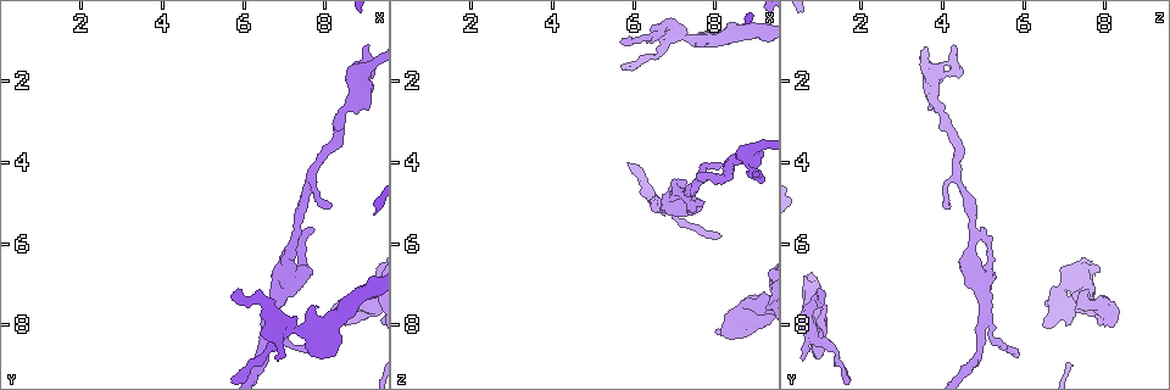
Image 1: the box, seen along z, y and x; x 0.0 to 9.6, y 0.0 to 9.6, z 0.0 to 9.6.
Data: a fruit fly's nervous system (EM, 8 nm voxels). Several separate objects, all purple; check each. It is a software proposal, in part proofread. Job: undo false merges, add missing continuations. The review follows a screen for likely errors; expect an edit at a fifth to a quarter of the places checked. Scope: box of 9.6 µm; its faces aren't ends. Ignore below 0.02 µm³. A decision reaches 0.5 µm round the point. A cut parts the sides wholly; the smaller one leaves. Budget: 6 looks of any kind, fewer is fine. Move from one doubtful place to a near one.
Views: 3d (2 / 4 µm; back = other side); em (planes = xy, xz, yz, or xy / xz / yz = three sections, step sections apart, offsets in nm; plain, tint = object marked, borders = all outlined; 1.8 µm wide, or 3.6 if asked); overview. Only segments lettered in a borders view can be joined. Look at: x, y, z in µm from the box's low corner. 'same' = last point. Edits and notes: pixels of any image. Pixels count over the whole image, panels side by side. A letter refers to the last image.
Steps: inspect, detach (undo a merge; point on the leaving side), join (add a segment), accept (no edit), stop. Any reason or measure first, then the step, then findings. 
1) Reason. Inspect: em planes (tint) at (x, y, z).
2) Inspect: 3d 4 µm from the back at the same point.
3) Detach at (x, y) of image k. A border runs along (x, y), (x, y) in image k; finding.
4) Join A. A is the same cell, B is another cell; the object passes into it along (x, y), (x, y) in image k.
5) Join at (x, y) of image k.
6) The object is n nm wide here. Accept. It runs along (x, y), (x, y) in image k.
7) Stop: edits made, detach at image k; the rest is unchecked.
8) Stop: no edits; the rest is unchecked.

An open end. Inspect: 3d 4 µm at (7.65, 5.60, 5.00).

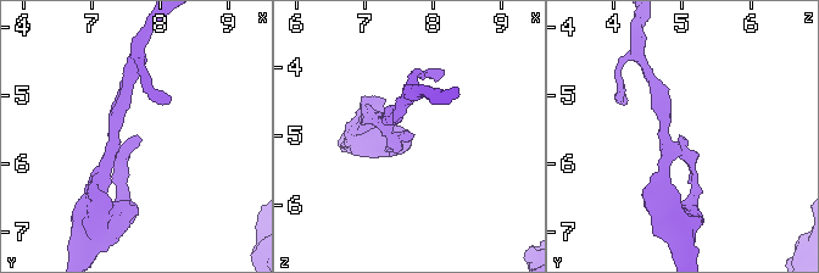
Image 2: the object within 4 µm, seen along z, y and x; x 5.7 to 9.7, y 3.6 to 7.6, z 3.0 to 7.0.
Inspect: em planes (plain) at (7.70, 5.65, 4.95).

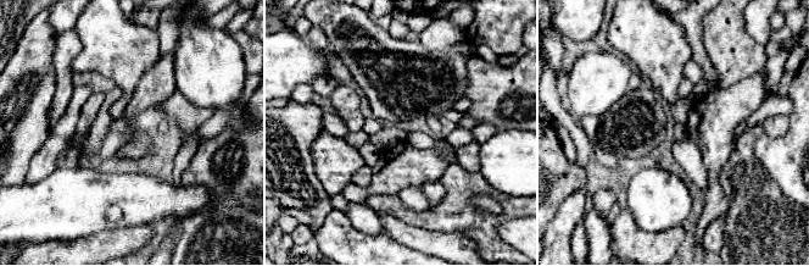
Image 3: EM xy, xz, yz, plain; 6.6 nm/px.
Inspect: em planes (borders) at the same point.

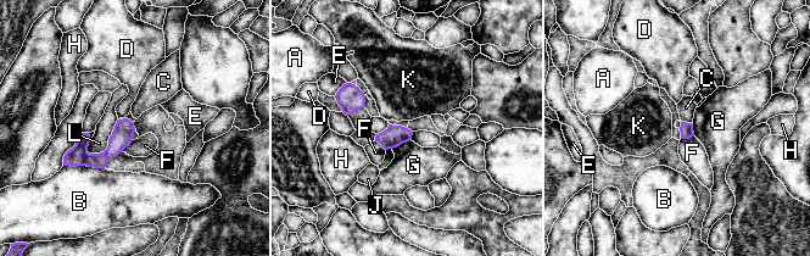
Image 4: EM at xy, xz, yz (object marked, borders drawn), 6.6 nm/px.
Accept. A, B, C, D, E, F, G, H, J, K and L are other cells; it runs along (130, 124), (104, 157), (67, 156) in image 4; no lettered segment goes on from it.

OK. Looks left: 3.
An open end. Inspect: 3d 2 µm from the back at (8.15, 8.75, 0.95).

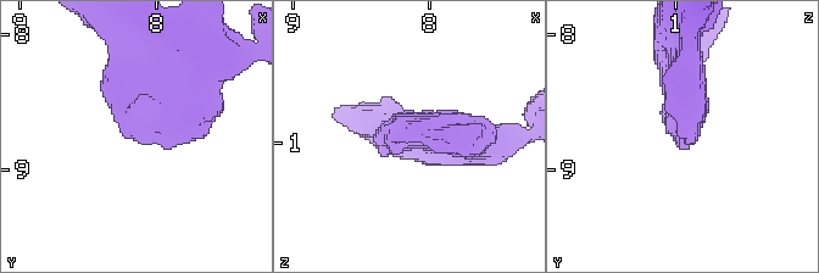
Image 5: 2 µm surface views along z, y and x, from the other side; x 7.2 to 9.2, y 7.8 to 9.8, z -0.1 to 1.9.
Shape alone is not enough. Inspect: em yz step 8 (borders) at (8.20, 8.76, 0.98).

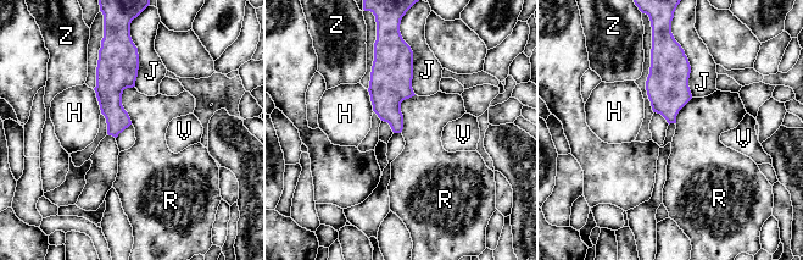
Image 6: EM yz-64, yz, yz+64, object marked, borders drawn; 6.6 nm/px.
Accept. H, J, R, V and Z are other cells; a border runs along (134, 86), (122, 94), (132, 123) in image 6; none of them fits.

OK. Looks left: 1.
Stop: no edits; the rest is unchecked.

